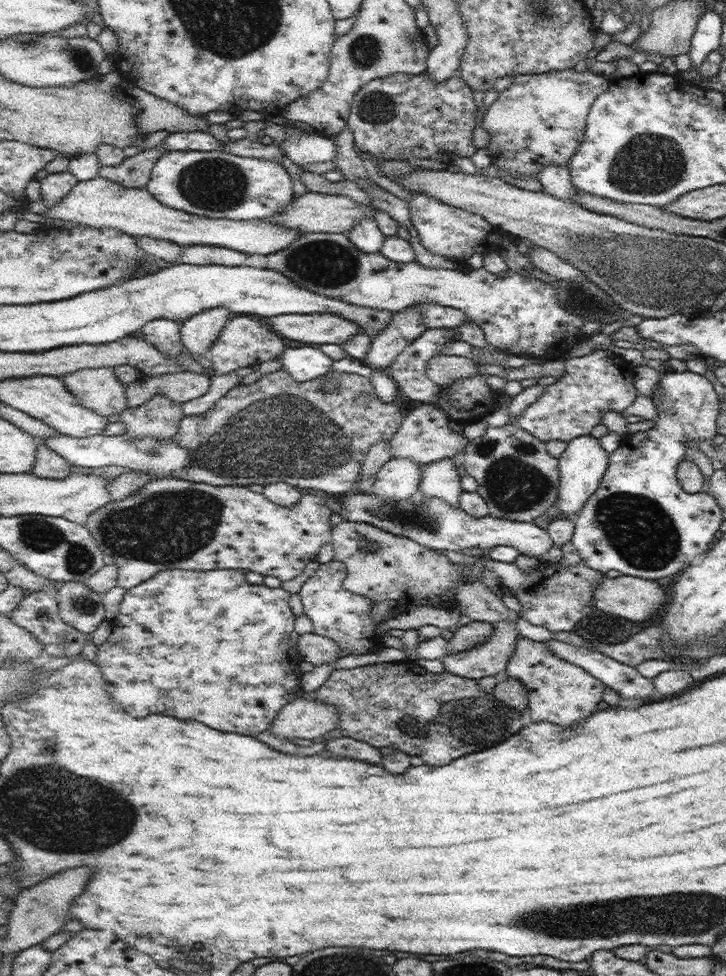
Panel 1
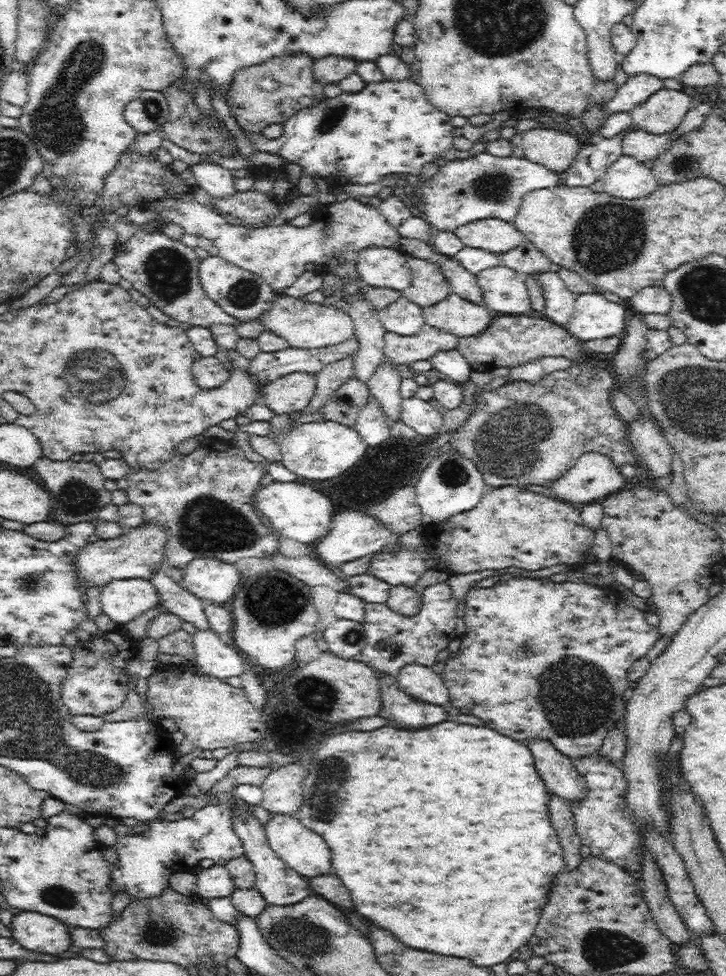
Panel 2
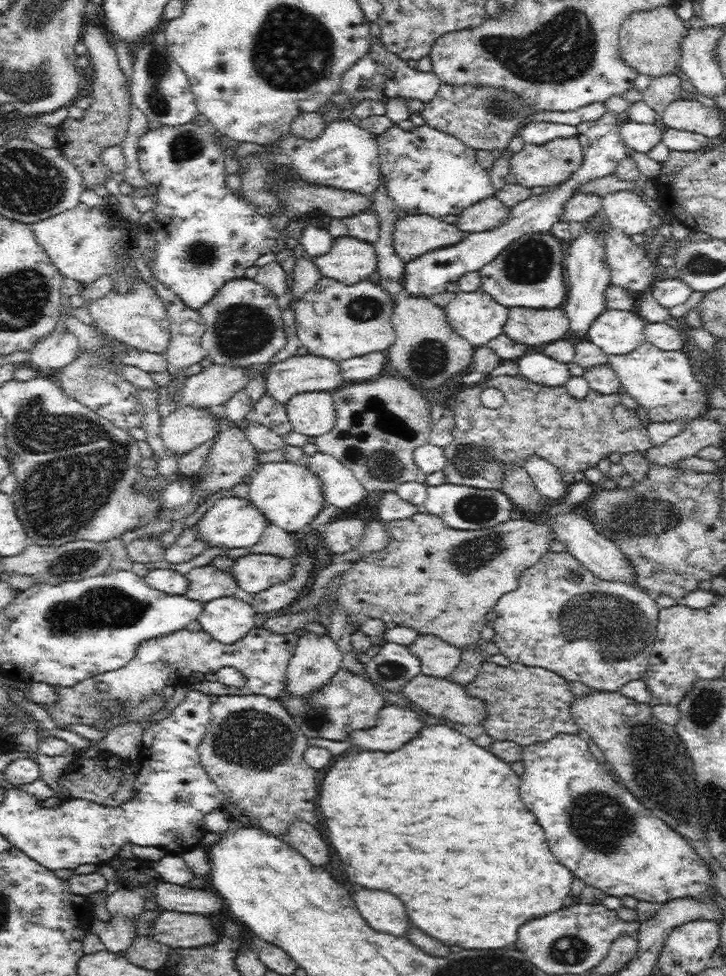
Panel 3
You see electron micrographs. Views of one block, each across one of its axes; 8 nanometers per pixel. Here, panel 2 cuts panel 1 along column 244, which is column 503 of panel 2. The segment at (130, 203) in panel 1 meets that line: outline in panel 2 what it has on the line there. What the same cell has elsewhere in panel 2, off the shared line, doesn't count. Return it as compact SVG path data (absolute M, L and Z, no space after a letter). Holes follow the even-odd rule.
M486 218L480 222L472 222L472 224L456 228L454 232L464 244L464 248L486 250L498 256L510 250L516 250L520 244L526 242L518 226L504 222L500 218Z

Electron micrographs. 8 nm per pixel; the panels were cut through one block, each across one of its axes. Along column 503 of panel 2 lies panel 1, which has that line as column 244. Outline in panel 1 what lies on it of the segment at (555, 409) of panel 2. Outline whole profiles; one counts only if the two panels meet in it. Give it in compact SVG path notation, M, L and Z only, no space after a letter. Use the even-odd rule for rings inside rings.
M281 368L249 386L231 388L201 416L183 416L175 440L181 446L189 448L189 456L193 456L193 462L187 472L177 474L175 478L189 482L205 482L209 486L245 488L249 484L259 484L265 488L273 482L287 482L295 488L315 488L327 494L345 494L355 490L361 482L361 464L369 446L381 440L391 440L405 416L401 414L401 408L395 406L395 402L383 402L377 396L369 378L349 372L331 372L329 376L339 378L339 390L333 394L321 392L319 380L295 382L291 374ZM359 392L367 394L365 404L353 402Z

